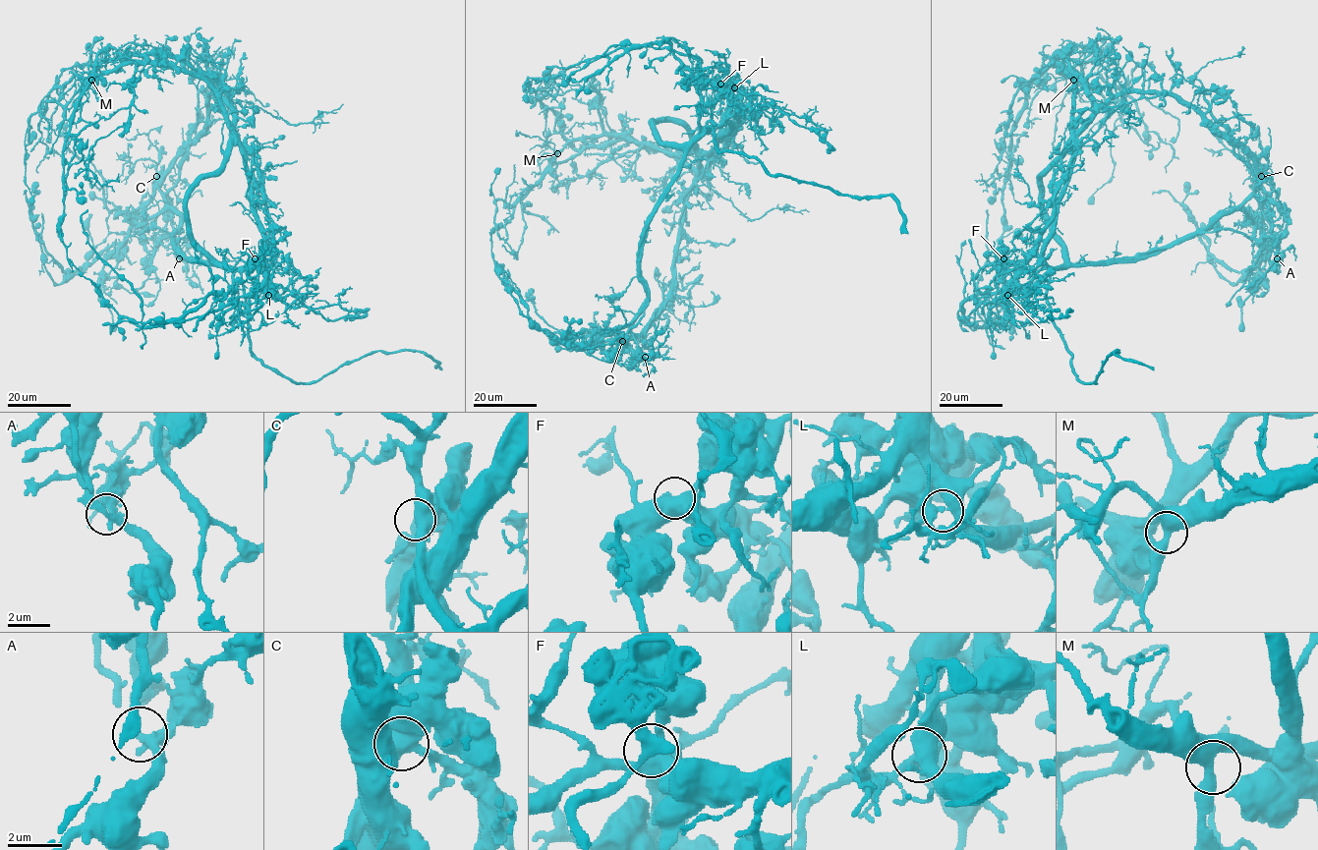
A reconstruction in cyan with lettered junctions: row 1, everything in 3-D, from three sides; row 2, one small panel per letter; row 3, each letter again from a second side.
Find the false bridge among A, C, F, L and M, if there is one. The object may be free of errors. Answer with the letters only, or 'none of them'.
none of them

